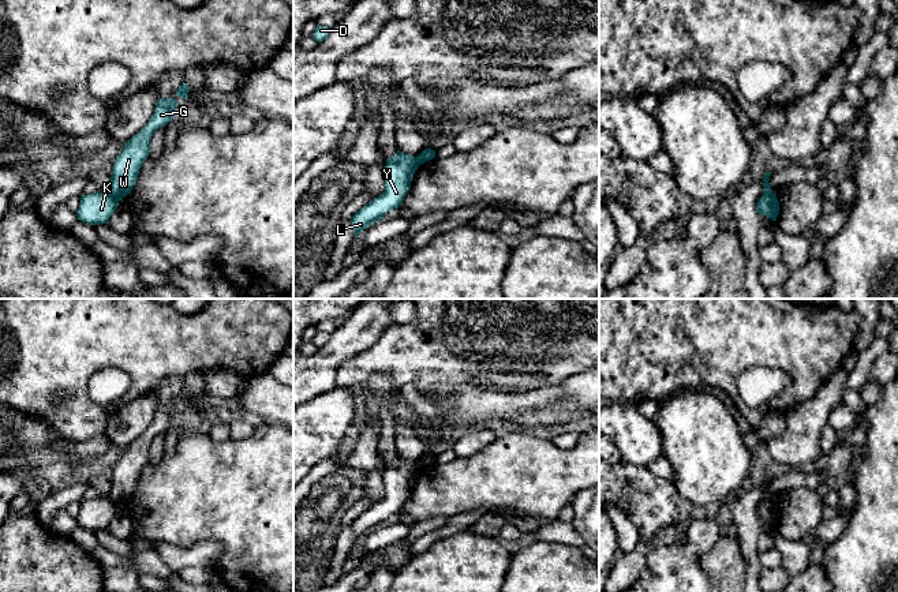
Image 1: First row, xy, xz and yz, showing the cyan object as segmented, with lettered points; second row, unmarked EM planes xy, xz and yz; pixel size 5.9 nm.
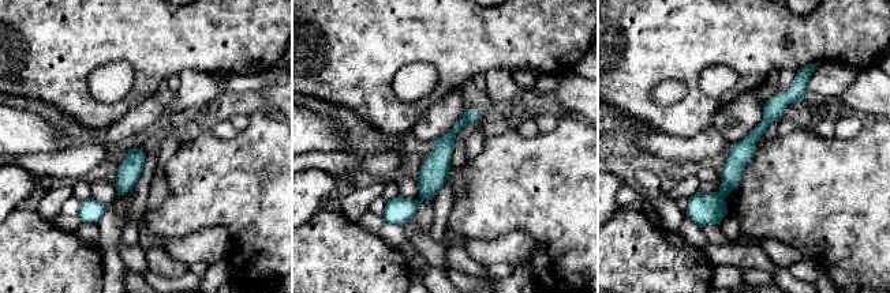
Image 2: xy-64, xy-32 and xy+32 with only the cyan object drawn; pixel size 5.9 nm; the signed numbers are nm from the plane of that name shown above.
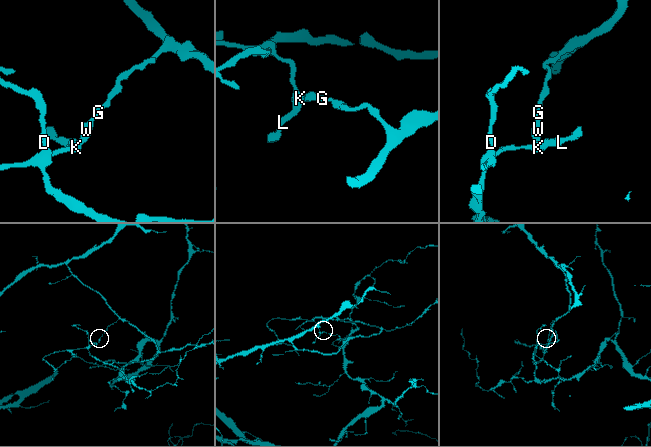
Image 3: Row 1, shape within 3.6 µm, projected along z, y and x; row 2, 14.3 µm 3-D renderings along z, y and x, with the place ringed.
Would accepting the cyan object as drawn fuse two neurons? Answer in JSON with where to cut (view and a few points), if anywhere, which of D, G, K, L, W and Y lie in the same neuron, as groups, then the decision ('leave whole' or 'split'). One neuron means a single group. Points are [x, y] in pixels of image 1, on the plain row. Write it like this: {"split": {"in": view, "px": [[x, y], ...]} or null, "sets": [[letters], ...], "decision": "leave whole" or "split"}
{"split": {"in": "xy", "px": [[107, 498], [118, 506]]}, "sets": [["D", "K", "L", "Y"], ["G", "W"]], "decision": "split"}

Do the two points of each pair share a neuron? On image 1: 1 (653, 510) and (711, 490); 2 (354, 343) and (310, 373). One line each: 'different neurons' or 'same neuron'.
1: different neurons
2: same neuron

